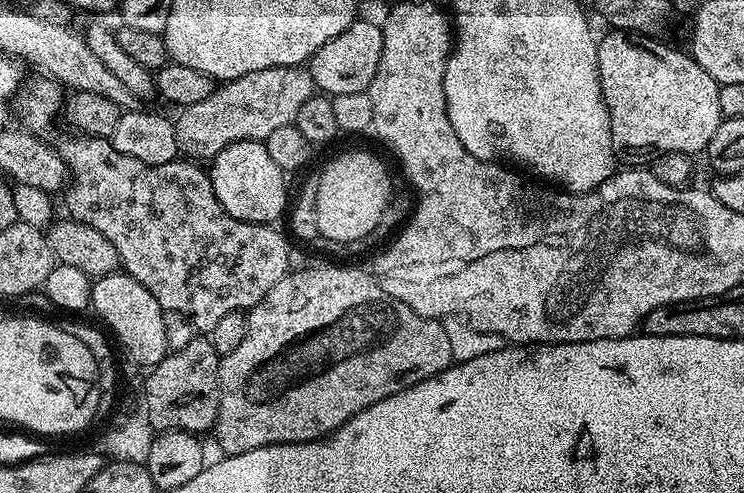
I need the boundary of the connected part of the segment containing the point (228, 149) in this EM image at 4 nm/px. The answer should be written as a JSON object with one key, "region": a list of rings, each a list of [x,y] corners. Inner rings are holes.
{"region":[[[243,140],[226,146],[217,156],[211,157],[210,175],[218,202],[239,220],[251,224],[272,224],[280,215],[285,215],[290,204],[290,195],[284,189],[286,173],[266,154],[266,146],[258,140]]]}

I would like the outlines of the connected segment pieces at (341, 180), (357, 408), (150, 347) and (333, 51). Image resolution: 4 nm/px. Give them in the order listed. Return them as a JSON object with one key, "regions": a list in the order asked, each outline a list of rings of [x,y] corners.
{"regions":[[[[344,152],[336,156],[318,176],[318,230],[324,240],[338,242],[354,242],[354,238],[366,238],[374,226],[382,218],[382,214],[390,207],[393,199],[392,180],[384,169],[384,164],[376,156],[368,152]]],[[[328,264],[325,268],[304,268],[301,272],[289,271],[268,293],[262,302],[258,302],[247,313],[248,325],[246,338],[241,344],[220,358],[220,405],[214,429],[214,437],[220,443],[224,456],[246,454],[250,450],[268,448],[272,444],[306,444],[310,440],[319,440],[331,436],[337,428],[342,427],[354,414],[374,406],[374,402],[382,402],[382,398],[390,398],[418,382],[426,382],[426,378],[434,378],[434,374],[442,374],[451,368],[454,361],[450,350],[450,338],[446,338],[446,330],[439,319],[420,316],[406,302],[398,302],[386,290],[382,290],[379,280],[371,271],[363,272],[360,268],[339,268],[336,264]]],[[[117,270],[98,276],[92,280],[91,311],[96,311],[104,319],[103,327],[113,337],[120,339],[122,347],[128,351],[128,356],[136,364],[151,366],[162,362],[170,351],[168,345],[168,324],[164,307],[142,286],[142,282],[135,280],[123,270]]],[[[357,18],[350,26],[346,26],[346,30],[342,30],[342,34],[338,34],[338,38],[330,38],[326,46],[322,46],[312,55],[312,83],[329,97],[368,92],[374,82],[374,74],[378,74],[378,62],[382,58],[383,49],[384,30]]]]}

